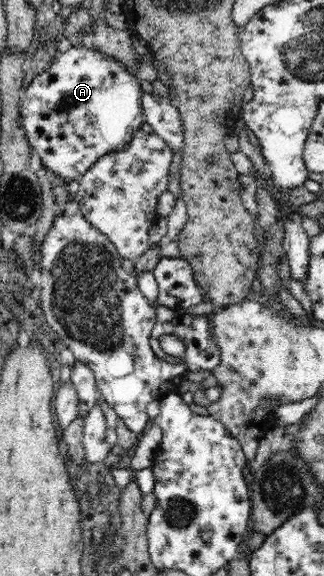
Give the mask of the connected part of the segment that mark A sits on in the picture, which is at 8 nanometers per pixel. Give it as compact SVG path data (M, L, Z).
M71 46L64 53L56 53L51 62L50 67L38 74L21 96L20 123L31 151L38 153L41 165L69 184L79 181L102 155L128 147L128 143L140 134L140 126L145 123L141 102L143 89L138 78L128 72L122 62L106 56L94 46Z

